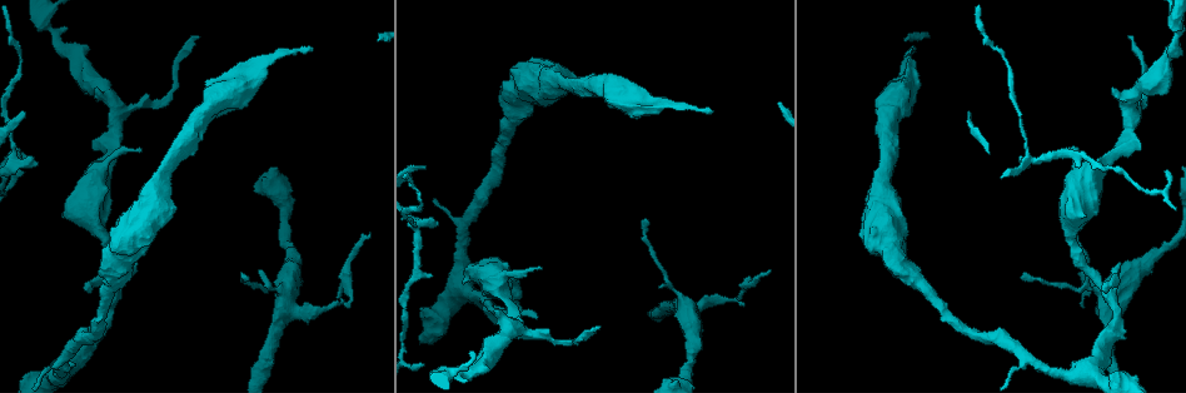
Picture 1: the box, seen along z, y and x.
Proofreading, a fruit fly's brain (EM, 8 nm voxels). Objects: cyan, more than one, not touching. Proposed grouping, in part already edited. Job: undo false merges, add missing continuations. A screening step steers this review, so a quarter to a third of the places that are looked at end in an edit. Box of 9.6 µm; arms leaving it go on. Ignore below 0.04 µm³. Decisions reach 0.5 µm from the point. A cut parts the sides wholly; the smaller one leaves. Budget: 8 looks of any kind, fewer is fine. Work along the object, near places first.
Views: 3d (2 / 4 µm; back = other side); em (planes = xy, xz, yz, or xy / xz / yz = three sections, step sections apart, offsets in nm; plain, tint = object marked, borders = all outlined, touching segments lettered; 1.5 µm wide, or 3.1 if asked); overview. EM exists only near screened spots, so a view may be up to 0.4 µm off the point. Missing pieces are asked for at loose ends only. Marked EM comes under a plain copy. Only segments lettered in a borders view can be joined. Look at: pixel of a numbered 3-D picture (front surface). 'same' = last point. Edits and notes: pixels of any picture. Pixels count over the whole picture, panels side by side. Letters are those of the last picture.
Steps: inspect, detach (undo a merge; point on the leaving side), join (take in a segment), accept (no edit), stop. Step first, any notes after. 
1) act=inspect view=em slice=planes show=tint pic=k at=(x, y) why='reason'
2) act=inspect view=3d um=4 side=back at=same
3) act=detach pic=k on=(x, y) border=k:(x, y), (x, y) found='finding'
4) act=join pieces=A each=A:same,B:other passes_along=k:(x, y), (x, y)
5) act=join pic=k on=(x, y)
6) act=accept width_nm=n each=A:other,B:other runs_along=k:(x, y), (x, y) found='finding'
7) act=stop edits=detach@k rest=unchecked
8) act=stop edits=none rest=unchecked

act=inspect view=3d um=2 pic=1 at=(414, 225) why='arms part here'

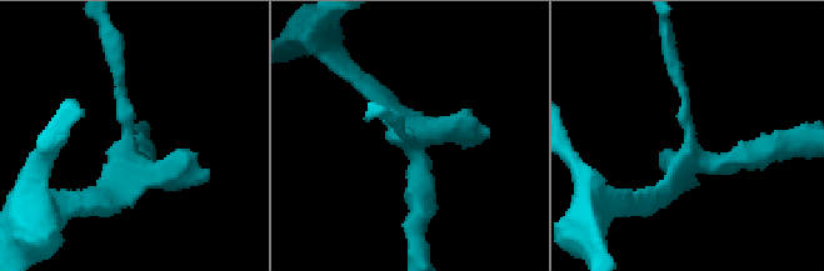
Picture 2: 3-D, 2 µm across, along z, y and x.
act=inspect view=em slice=xz step=4 show=borders pic=2 at=(695, 159)

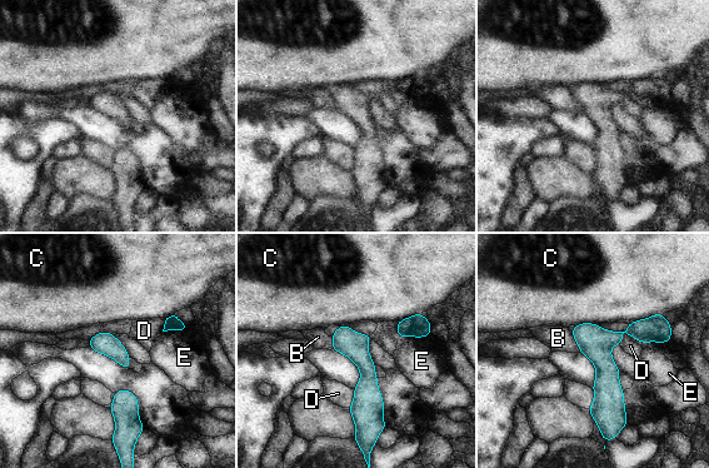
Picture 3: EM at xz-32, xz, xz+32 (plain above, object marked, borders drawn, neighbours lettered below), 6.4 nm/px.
act=accept each=B:other,C:other,D:other,E:other runs_along=3:(660, 315), (605, 348), (603, 428) found='one cell here'

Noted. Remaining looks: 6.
act=inspect view=3d um=4 pic=1 at=(23, 172) why='thin end'

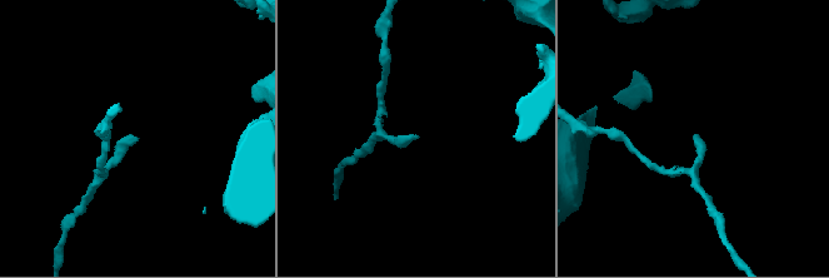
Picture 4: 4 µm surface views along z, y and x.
act=inspect view=em slice=planes show=borders pic=4 at=(694, 137) why='shape alone is not enough'

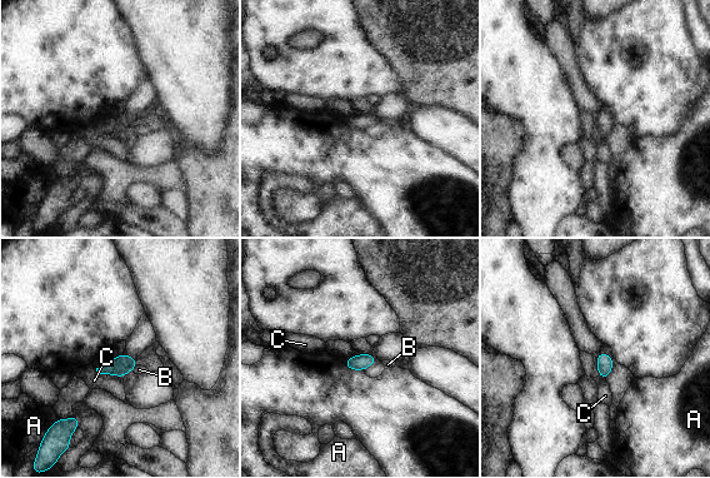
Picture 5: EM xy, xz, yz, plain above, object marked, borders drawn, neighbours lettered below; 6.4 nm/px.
act=accept width_nm=100 each=A:other,B:other,C:other border=5:(138, 366), (133, 371) found='no lettered segment goes on from it'

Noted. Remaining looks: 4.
act=inspect view=3d um=4 pic=1 at=(196, 36) why='thin end'

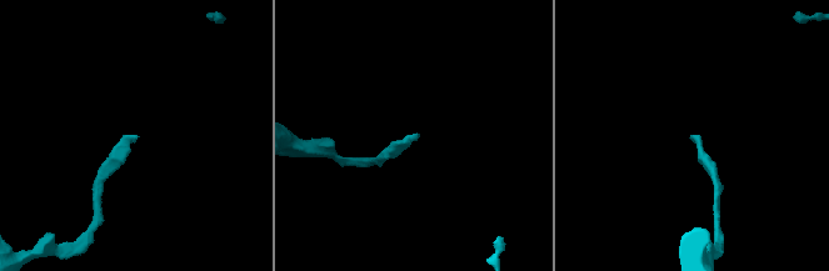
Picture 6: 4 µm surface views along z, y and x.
act=inspect view=em slice=planes show=borders pic=6 at=(417, 136)

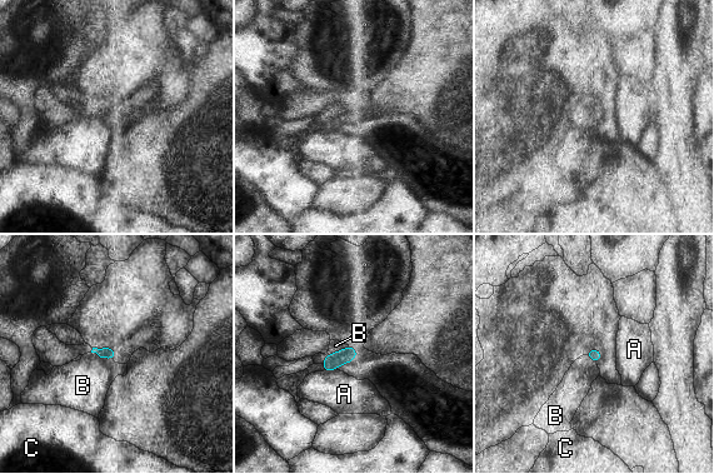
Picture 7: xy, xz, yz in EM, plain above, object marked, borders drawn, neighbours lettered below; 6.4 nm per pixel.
act=accept width_nm=80 each=A:other,B:other,C:other border=7:(91, 352), (113, 360) found='no lettered segment goes on from it'

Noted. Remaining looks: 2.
act=stop edits=none rest=unchecked

